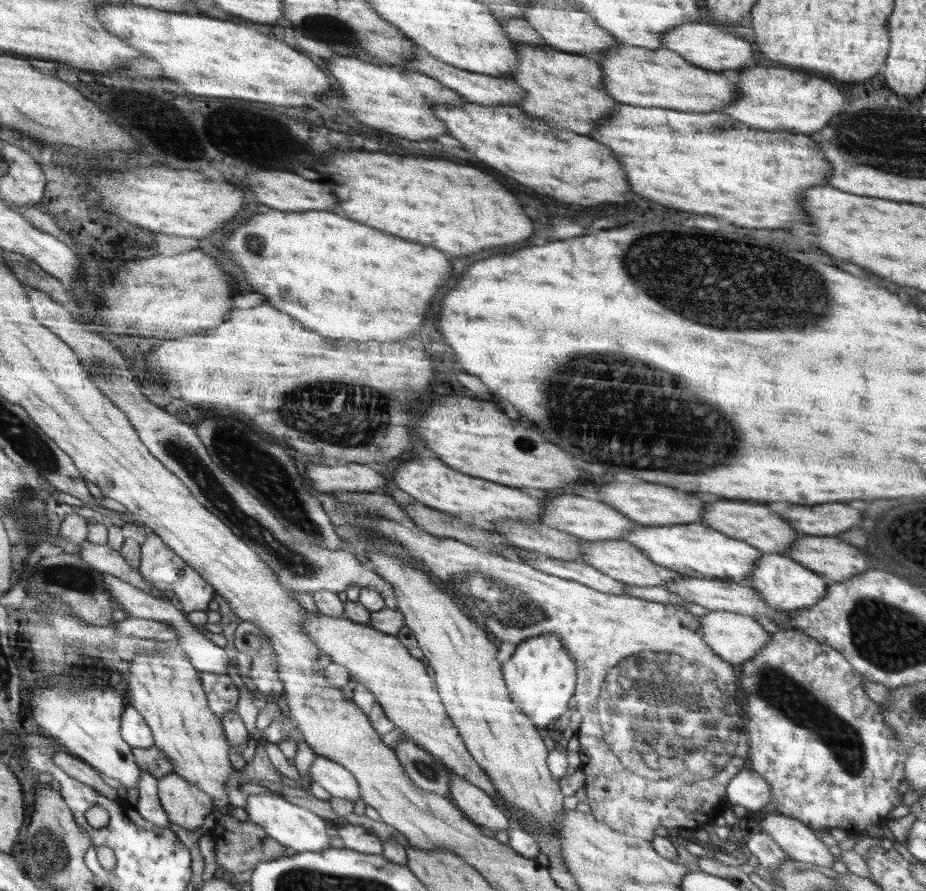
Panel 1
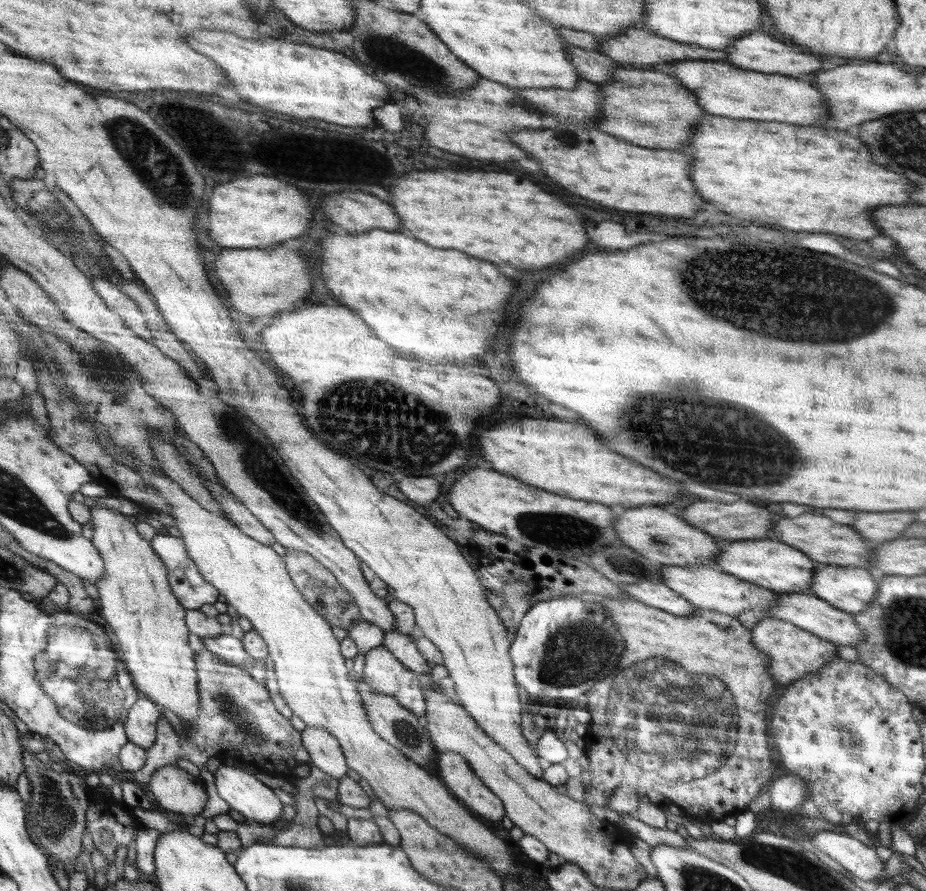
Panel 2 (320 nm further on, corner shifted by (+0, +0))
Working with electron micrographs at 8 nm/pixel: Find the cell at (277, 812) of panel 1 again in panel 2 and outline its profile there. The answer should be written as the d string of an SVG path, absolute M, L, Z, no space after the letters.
M222 764L213 775L220 798L248 821L272 824L280 819L282 802L250 772Z

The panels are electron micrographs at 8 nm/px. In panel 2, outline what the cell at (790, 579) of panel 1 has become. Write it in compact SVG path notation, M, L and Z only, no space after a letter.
M817 563L810 593L842 612L864 612L875 599L879 582L868 569Z

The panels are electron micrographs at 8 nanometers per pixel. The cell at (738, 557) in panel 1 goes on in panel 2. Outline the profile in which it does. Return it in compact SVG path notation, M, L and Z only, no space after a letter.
M720 540L721 554L713 562L716 568L736 578L756 583L758 586L775 590L777 593L806 593L813 586L813 576L817 562L804 551L790 546L788 543L775 540Z

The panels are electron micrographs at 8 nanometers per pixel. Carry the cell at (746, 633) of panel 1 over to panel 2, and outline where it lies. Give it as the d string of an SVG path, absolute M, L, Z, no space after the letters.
M770 618L760 619L750 631L752 644L768 656L768 674L772 674L780 685L788 686L796 681L802 681L806 675L816 673L823 666L838 656L836 645L795 626L794 623Z

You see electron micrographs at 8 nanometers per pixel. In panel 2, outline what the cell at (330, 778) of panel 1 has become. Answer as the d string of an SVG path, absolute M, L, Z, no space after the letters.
M306 726L301 732L304 749L314 767L340 780L348 772L341 744L335 736L323 728Z

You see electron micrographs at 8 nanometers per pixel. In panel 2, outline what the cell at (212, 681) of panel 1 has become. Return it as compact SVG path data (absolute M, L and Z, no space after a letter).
M200 650L198 654L196 654L196 666L198 666L199 671L199 690L200 690L200 698L199 698L199 705L200 705L200 712L199 716L196 717L191 723L184 723L184 734L186 734L186 738L181 738L178 736L178 734L174 731L174 728L170 723L168 723L168 720L164 717L157 720L157 737L155 738L154 744L150 746L150 748L146 749L146 764L142 766L142 768L139 771L135 772L128 772L127 779L132 780L132 782L135 782L136 784L139 783L146 783L149 784L151 776L162 767L166 766L177 766L179 759L185 759L189 760L191 763L196 765L197 767L202 767L205 765L208 765L210 760L213 758L221 758L221 759L232 759L235 762L242 763L242 764L251 764L256 767L258 771L263 771L264 773L268 775L273 775L274 777L283 778L286 781L294 780L297 782L298 776L294 776L294 769L296 767L300 767L301 765L308 764L311 761L310 756L308 755L308 752L306 749L304 749L304 746L302 744L301 739L301 732L299 730L296 730L295 727L292 726L291 721L289 718L284 717L276 707L274 707L274 703L272 703L272 699L270 699L270 696L268 695L268 690L266 689L265 684L260 684L260 682L256 682L256 680L253 680L249 670L246 668L240 668L239 666L234 666L227 664L226 662L221 661L216 655L214 655L210 650Z

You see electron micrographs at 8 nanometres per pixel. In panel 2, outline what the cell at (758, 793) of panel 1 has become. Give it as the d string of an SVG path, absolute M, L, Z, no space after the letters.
M790 774L781 775L766 792L770 794L772 808L780 810L794 810L808 798L805 780Z

